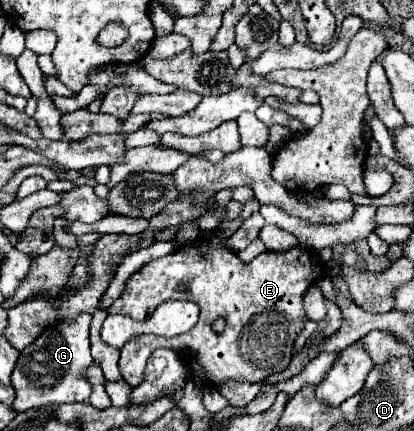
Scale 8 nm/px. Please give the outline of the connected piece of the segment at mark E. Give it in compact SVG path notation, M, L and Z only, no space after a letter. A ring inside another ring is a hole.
M201 238L181 246L169 256L147 262L129 276L125 290L111 304L109 314L123 314L143 322L151 318L161 302L191 300L201 310L199 322L189 332L175 338L155 334L131 338L125 348L121 348L119 358L123 380L131 386L139 386L143 382L147 358L157 348L195 352L197 362L205 368L205 378L213 386L219 386L229 378L261 382L271 374L283 372L291 362L293 342L307 318L303 310L303 292L321 278L321 272L323 266L303 248L291 248L287 252L267 250L249 264L243 264L231 250L211 248L209 242ZM181 282L189 286L187 292L177 292L177 284ZM217 318L225 320L225 330L221 334L211 328Z

